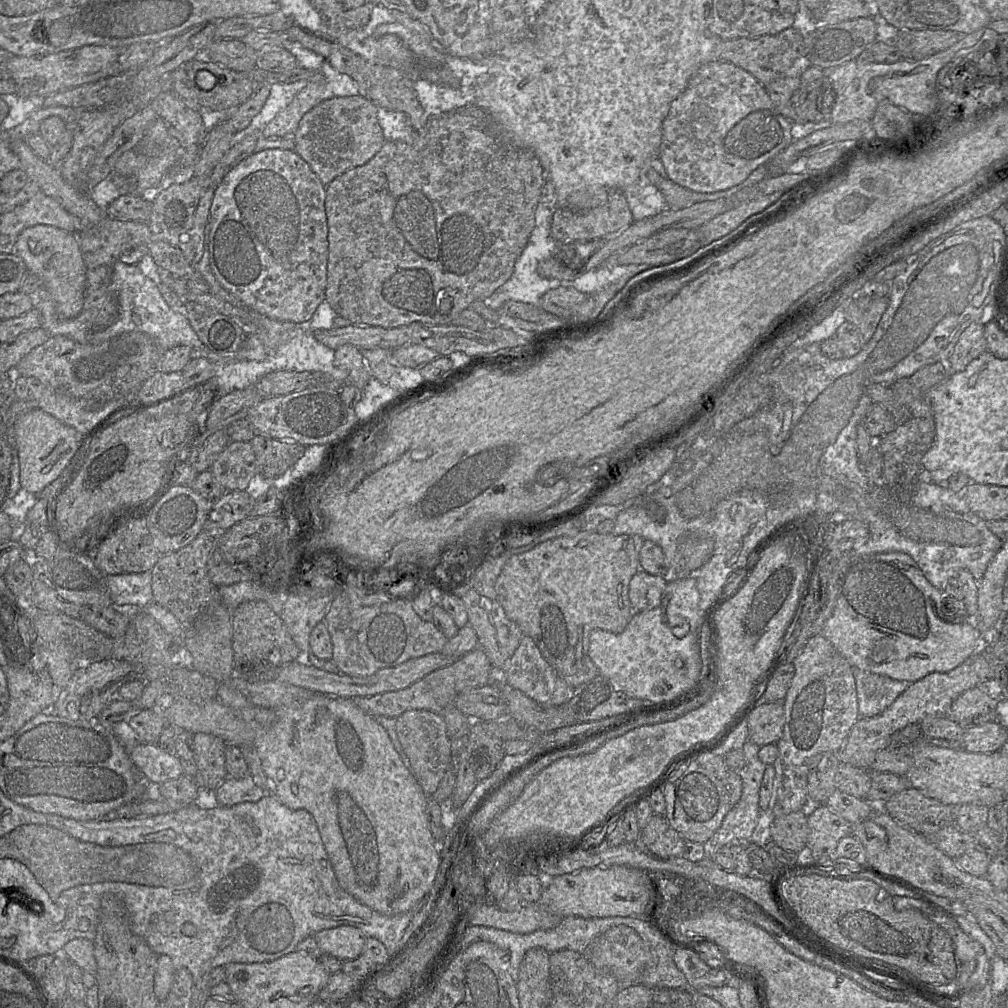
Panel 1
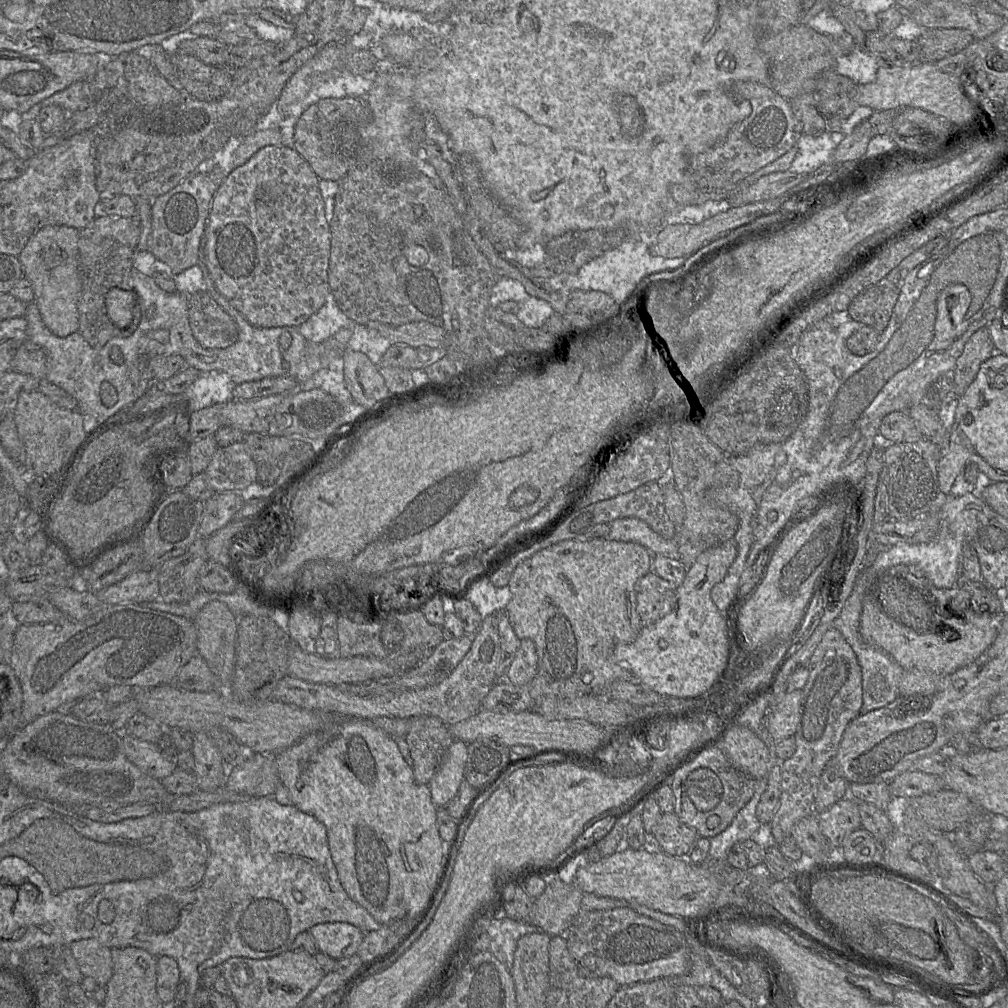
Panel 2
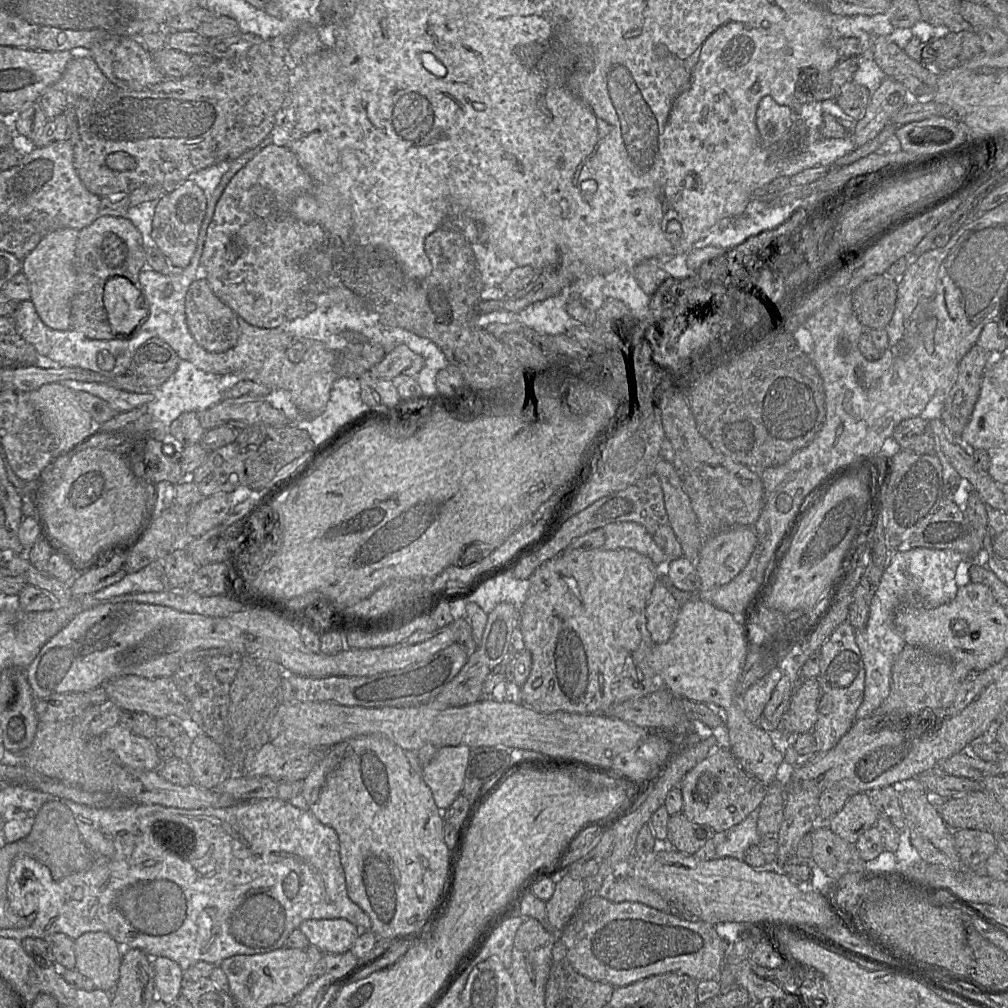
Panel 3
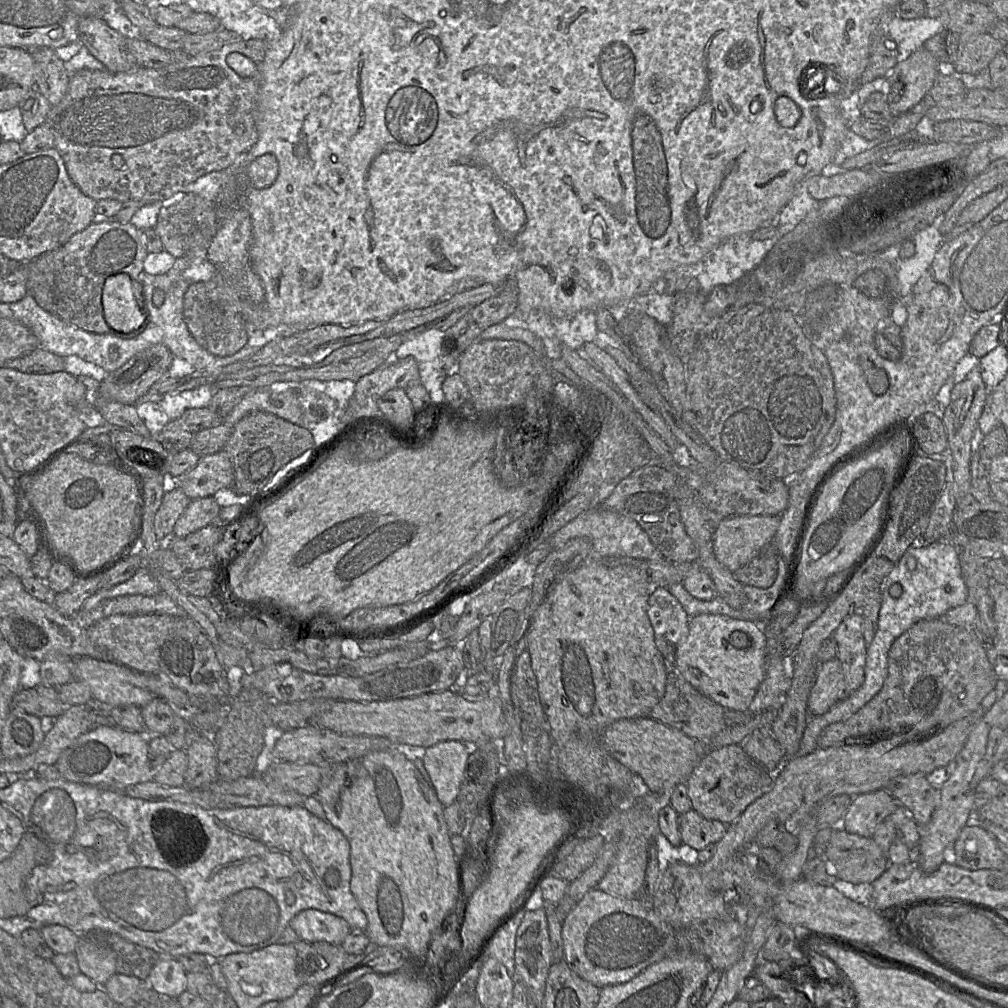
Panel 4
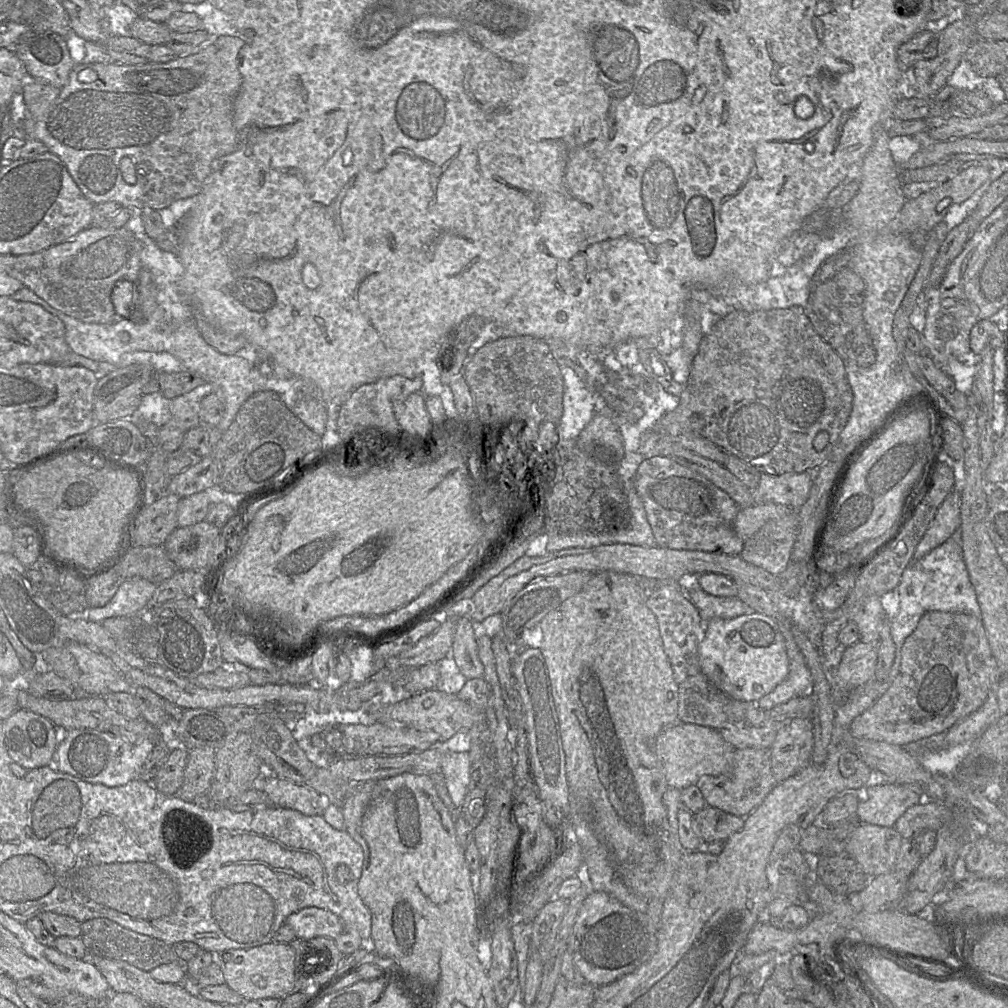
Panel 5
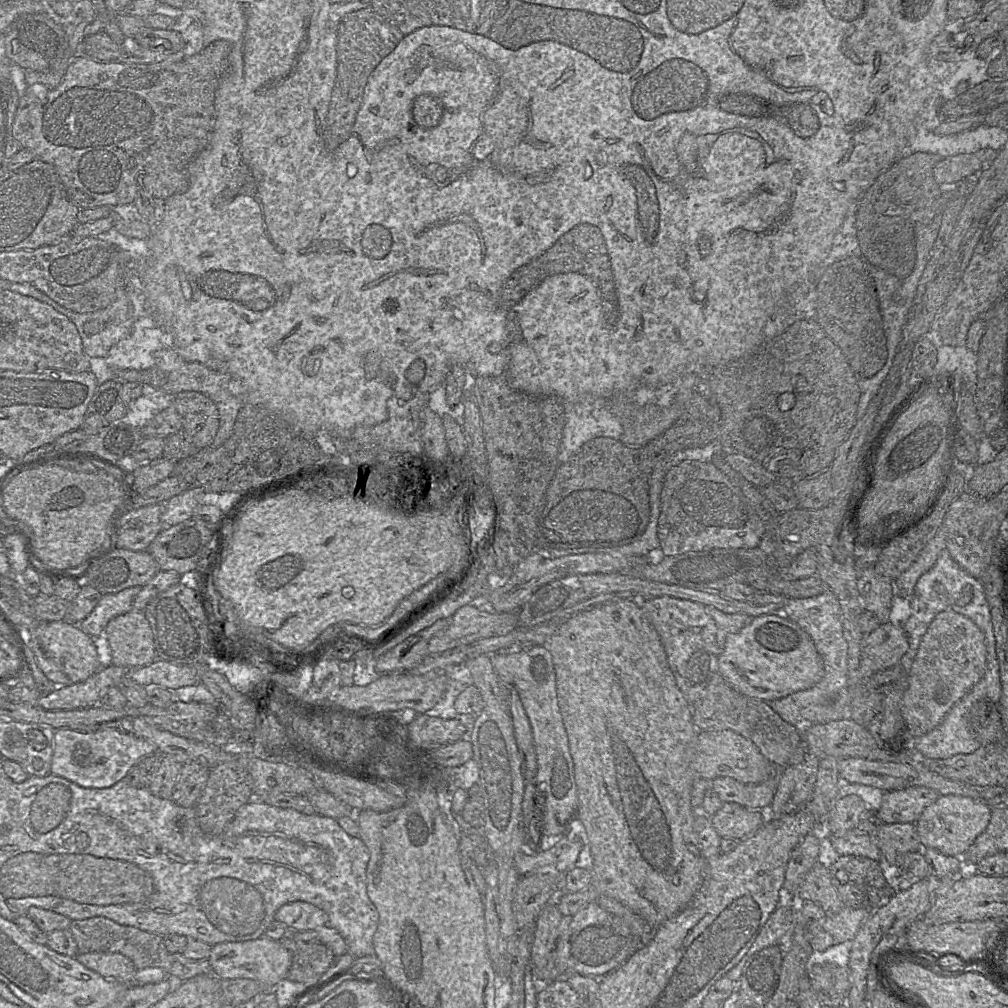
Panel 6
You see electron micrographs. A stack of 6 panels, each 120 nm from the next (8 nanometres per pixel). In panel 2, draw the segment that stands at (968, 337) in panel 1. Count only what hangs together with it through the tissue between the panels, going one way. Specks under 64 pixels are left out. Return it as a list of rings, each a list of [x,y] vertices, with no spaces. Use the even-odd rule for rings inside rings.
[[[986,326],[976,330],[964,345],[953,370],[953,392],[960,397],[974,380],[980,365],[991,357],[993,341]]]

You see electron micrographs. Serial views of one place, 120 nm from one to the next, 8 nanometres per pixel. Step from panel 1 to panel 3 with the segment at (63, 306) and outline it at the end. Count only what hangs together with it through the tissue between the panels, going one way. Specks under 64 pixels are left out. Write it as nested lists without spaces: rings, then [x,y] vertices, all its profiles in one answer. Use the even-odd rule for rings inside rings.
[[[72,228],[52,231],[22,260],[22,272],[29,284],[30,299],[42,322],[54,330],[72,328],[71,300],[76,287],[74,256],[78,233],[78,230]]]

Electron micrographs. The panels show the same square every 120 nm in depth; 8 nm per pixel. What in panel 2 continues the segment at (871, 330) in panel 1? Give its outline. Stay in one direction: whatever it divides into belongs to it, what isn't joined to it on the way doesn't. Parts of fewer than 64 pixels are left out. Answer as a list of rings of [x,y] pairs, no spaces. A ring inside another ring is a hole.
[[[881,279],[861,291],[849,304],[851,318],[881,333],[887,326],[900,292],[899,286]]]

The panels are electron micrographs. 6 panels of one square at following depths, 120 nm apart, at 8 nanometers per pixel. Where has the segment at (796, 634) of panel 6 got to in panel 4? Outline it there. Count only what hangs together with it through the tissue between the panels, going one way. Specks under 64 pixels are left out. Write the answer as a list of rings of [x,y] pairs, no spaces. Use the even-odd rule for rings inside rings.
[[[720,614],[690,616],[688,634],[676,648],[674,668],[695,689],[725,710],[748,712],[766,675],[766,625],[767,621]]]

